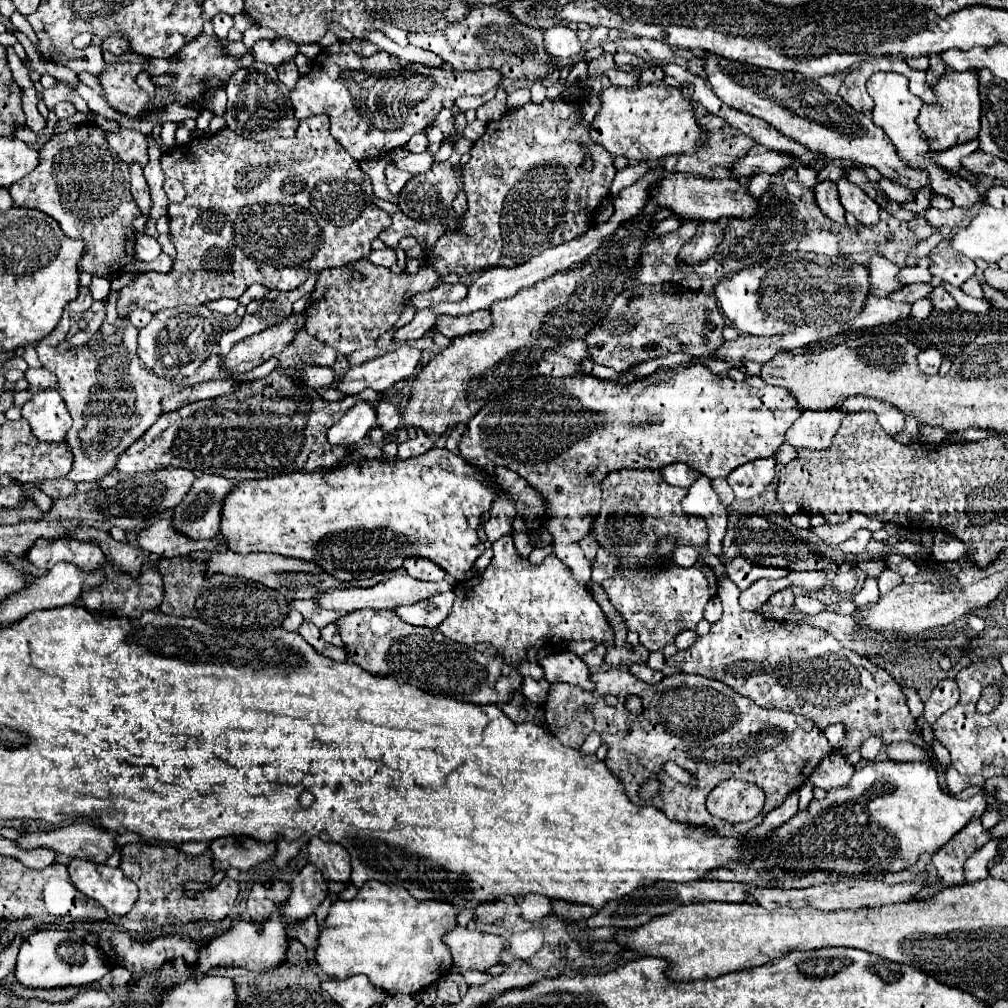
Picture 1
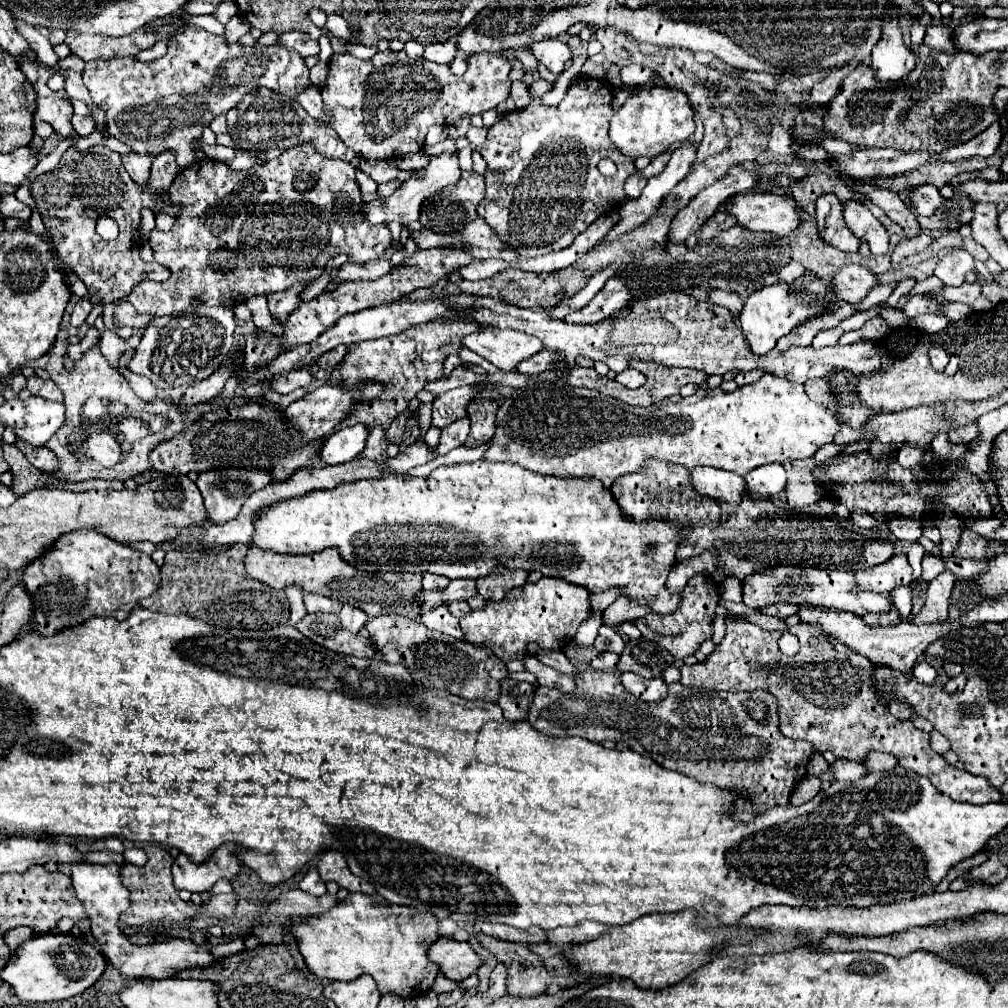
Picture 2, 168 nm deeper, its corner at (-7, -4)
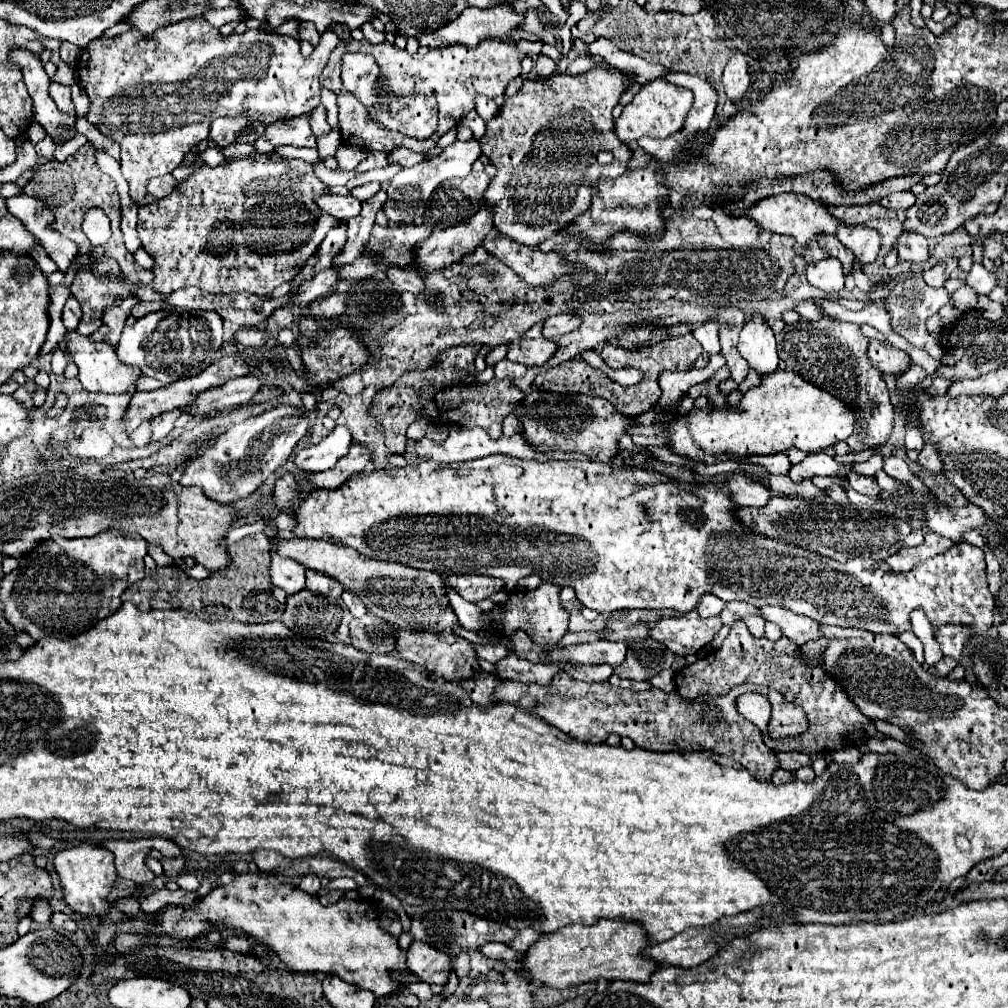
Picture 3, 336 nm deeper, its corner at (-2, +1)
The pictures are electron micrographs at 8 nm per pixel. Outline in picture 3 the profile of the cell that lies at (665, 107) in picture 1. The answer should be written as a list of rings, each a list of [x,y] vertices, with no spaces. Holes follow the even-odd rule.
[[[654,79],[642,85],[638,95],[632,99],[632,103],[624,107],[622,115],[614,123],[616,135],[618,139],[622,139],[622,143],[630,143],[640,137],[670,137],[684,127],[692,101],[694,101],[694,95],[690,89],[672,85],[666,79]]]

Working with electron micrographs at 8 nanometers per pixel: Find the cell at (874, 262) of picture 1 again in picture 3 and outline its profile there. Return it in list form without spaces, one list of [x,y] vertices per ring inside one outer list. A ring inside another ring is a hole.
[[[824,259],[818,263],[808,265],[806,269],[806,279],[812,287],[818,287],[826,293],[842,291],[844,289],[844,273],[842,273],[842,263],[838,259]]]

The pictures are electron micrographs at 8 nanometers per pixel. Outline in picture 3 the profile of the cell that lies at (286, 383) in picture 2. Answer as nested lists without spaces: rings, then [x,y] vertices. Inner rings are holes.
[[[250,375],[230,379],[222,387],[212,387],[208,391],[202,391],[192,403],[188,403],[184,407],[184,411],[190,413],[190,415],[206,415],[208,411],[244,405],[256,395],[256,391],[262,385],[264,385],[262,379],[256,379],[256,377],[250,377]]]

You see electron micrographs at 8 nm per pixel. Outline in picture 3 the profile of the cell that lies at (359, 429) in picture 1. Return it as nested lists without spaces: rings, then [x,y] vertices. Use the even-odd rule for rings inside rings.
[[[338,425],[324,441],[318,445],[310,445],[302,451],[296,453],[294,465],[298,471],[304,473],[318,473],[318,471],[328,471],[336,465],[340,457],[344,457],[350,449],[350,431],[346,425]]]

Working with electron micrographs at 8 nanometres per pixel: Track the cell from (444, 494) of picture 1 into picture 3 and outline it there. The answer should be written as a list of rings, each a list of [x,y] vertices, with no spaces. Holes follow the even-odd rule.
[[[492,455],[492,457],[482,457],[474,461],[464,461],[464,463],[432,463],[432,461],[416,461],[410,463],[402,469],[388,467],[386,471],[370,471],[370,473],[360,473],[354,475],[348,483],[344,483],[338,489],[316,489],[310,493],[310,497],[300,505],[300,509],[294,513],[296,515],[296,527],[294,533],[302,539],[326,539],[330,543],[340,543],[346,547],[354,547],[366,557],[372,559],[386,559],[386,561],[396,561],[404,563],[408,567],[416,569],[428,569],[428,571],[438,571],[440,575],[448,577],[454,573],[480,573],[488,577],[500,577],[506,579],[508,589],[516,587],[516,581],[528,575],[538,575],[542,581],[550,581],[558,587],[570,585],[576,591],[576,597],[582,605],[598,611],[598,613],[612,613],[616,609],[674,609],[680,613],[688,613],[698,607],[700,597],[704,593],[712,593],[720,597],[722,601],[744,601],[752,603],[756,607],[764,605],[780,605],[786,607],[794,613],[806,615],[812,621],[824,623],[824,625],[838,625],[838,627],[856,627],[856,629],[866,629],[872,633],[884,633],[884,635],[900,635],[904,631],[912,631],[910,627],[910,611],[922,609],[928,615],[928,621],[932,623],[932,635],[936,637],[936,631],[942,625],[968,625],[976,635],[986,633],[994,625],[994,597],[988,591],[988,581],[986,581],[986,561],[984,561],[984,551],[980,547],[974,547],[966,541],[952,545],[946,553],[936,555],[928,561],[918,563],[914,569],[906,573],[896,573],[892,571],[886,563],[878,563],[874,559],[864,559],[864,557],[850,557],[848,561],[840,563],[828,557],[822,557],[810,549],[802,549],[790,543],[784,543],[780,539],[770,539],[766,535],[754,533],[752,529],[744,527],[740,519],[736,517],[738,505],[730,497],[726,489],[720,489],[714,481],[700,481],[698,487],[692,487],[692,483],[686,481],[674,481],[672,477],[652,471],[652,469],[638,469],[638,467],[618,467],[612,463],[596,463],[596,461],[562,461],[562,463],[534,463],[534,461],[522,461],[514,459],[508,455]]]

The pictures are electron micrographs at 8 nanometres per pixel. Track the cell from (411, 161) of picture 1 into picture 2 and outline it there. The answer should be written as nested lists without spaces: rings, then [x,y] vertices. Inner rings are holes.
[[[363,160],[363,164],[359,164],[359,168],[369,174],[377,184],[385,184],[393,178],[397,178],[397,174],[401,172],[397,168],[395,162],[389,162],[389,160],[381,160],[381,162],[369,162],[369,160]]]

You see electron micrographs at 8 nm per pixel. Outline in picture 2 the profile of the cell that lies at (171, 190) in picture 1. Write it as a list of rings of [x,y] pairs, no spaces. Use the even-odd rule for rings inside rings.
[[[95,146],[85,152],[67,150],[55,170],[35,178],[31,182],[31,196],[43,218],[47,232],[53,238],[59,260],[65,268],[85,282],[91,302],[113,302],[131,294],[133,284],[141,280],[163,282],[171,276],[171,270],[157,262],[143,262],[139,258],[139,224],[141,210],[150,208],[159,214],[177,216],[181,206],[163,200],[161,196],[169,192],[169,186],[179,172],[173,151],[158,155],[151,166],[151,186],[139,188],[125,172],[121,158],[115,156],[105,146]],[[107,214],[119,224],[119,238],[105,242],[95,232],[97,220]]]

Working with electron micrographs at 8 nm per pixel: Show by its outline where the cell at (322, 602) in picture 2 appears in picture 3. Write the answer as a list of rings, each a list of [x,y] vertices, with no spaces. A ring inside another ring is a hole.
[[[306,569],[306,587],[318,591],[320,595],[328,595],[328,597],[334,597],[334,599],[338,599],[344,591],[342,583],[338,583],[336,579],[326,577],[324,573],[318,573],[314,569]]]

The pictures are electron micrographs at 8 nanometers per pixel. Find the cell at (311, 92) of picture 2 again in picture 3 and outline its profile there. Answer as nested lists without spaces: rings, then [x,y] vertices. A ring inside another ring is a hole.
[[[322,105],[310,113],[310,125],[312,125],[312,131],[314,131],[314,135],[316,135],[316,137],[326,135],[326,133],[330,133],[330,131],[332,131],[332,129],[330,129],[330,125],[326,123],[326,111],[324,111],[324,107],[322,107]]]

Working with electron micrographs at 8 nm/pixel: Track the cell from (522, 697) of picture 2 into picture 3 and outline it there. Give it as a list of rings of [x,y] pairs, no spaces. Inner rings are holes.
[[[476,671],[470,679],[464,679],[460,685],[466,689],[466,693],[470,695],[470,699],[478,705],[492,705],[494,703],[494,697],[492,697],[492,691],[494,687],[502,683],[500,679],[494,679],[492,673],[486,673],[486,671]]]

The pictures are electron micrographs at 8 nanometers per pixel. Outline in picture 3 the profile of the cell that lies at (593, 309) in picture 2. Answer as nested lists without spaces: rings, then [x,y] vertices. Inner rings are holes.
[[[554,315],[554,317],[548,317],[544,321],[542,337],[544,339],[556,339],[556,337],[562,337],[562,335],[574,331],[576,327],[578,327],[578,317],[574,317],[574,315]]]

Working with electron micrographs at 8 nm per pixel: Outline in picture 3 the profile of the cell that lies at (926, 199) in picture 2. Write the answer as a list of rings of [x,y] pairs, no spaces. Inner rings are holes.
[[[902,191],[902,193],[890,193],[888,197],[882,197],[878,203],[886,209],[894,209],[894,211],[906,211],[912,205],[912,193],[910,191]]]

